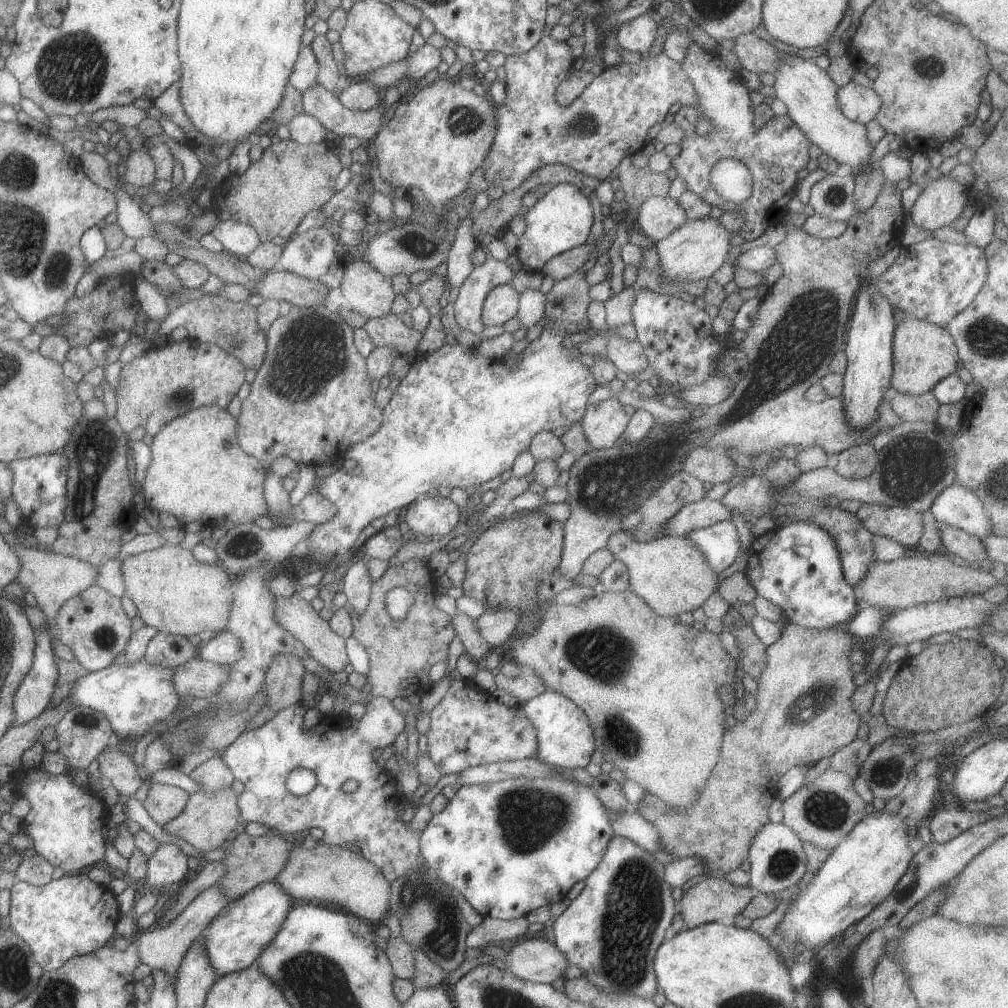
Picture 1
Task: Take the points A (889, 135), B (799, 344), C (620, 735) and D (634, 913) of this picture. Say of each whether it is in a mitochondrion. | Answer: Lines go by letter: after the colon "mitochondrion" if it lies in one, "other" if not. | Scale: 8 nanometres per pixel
A: other
B: mitochondrion
C: mitochondrion
D: mitochondrion

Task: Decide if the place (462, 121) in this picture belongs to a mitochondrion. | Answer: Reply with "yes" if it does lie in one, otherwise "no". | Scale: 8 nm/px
yes

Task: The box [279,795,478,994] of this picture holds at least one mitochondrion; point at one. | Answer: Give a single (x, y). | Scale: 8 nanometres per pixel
(439, 940)

